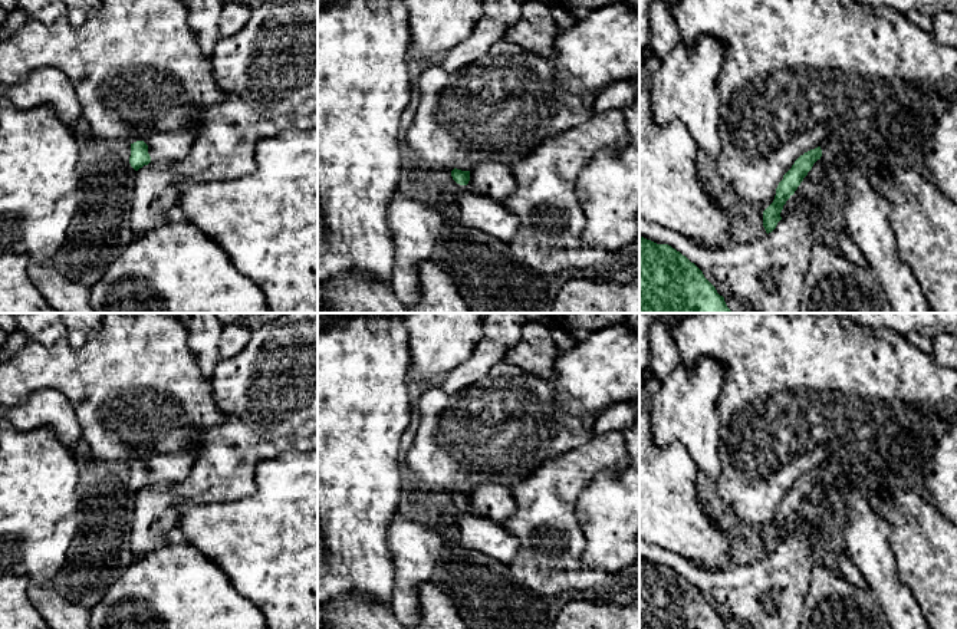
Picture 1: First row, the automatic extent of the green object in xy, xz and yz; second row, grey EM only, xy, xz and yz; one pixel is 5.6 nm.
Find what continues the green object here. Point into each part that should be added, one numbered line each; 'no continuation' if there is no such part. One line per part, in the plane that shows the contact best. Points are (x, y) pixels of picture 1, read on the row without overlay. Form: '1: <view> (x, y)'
1: xy (163, 468)

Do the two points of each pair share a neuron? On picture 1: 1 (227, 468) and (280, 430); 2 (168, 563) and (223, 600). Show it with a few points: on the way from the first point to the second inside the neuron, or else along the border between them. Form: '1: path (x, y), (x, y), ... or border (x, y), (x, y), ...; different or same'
1: path (240, 455), (267, 430); same
2: path (181, 576), (206, 600), (210, 600); same

